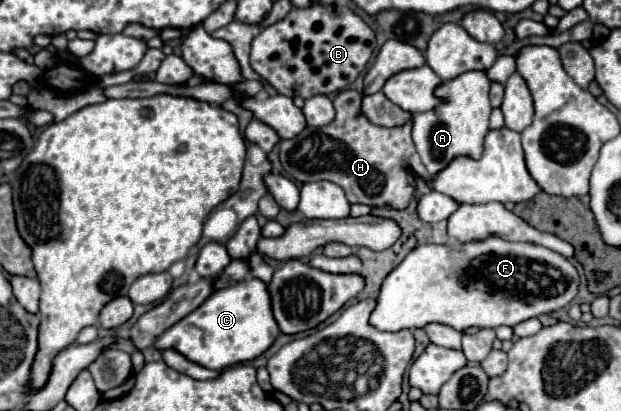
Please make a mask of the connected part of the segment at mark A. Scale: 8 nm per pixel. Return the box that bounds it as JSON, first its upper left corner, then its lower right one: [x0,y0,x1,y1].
[412,71,492,177]

